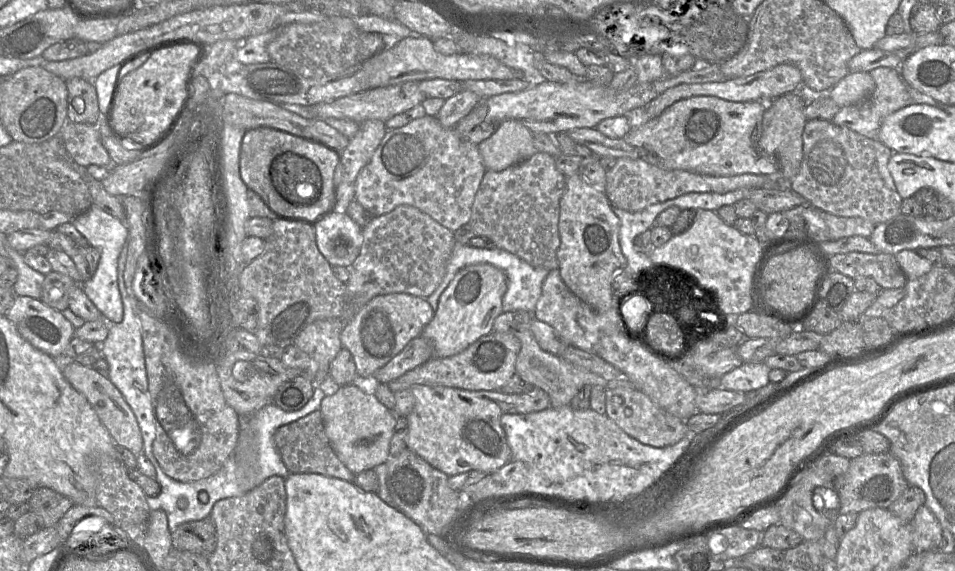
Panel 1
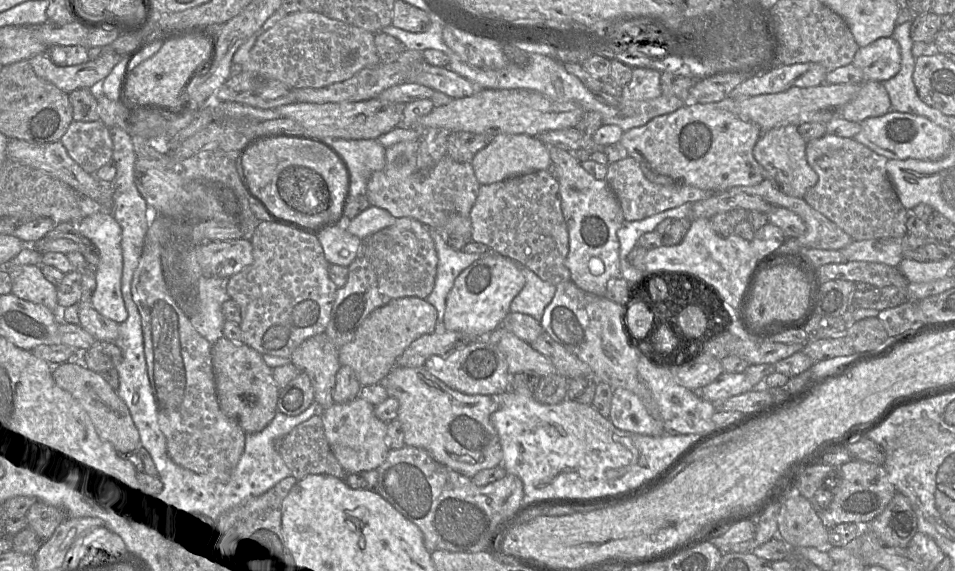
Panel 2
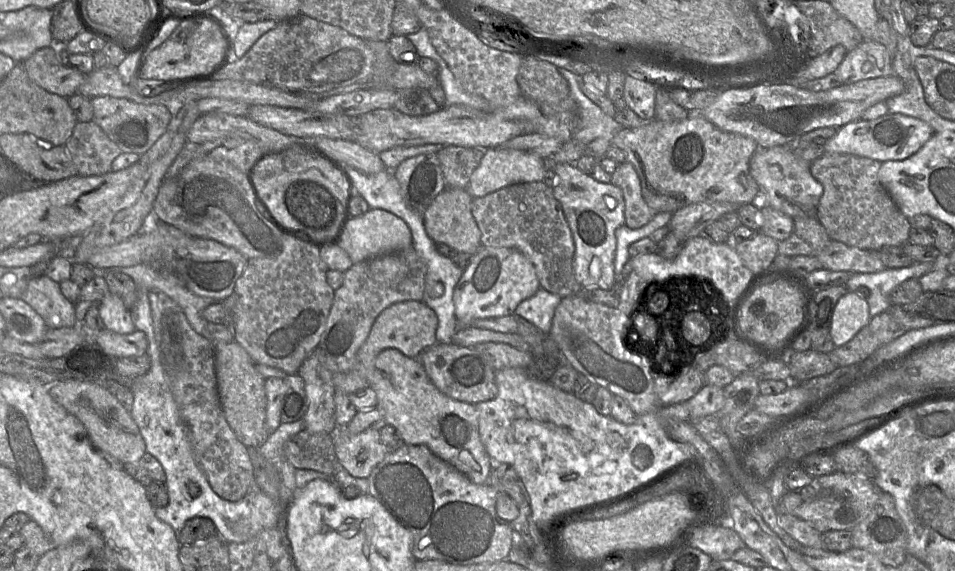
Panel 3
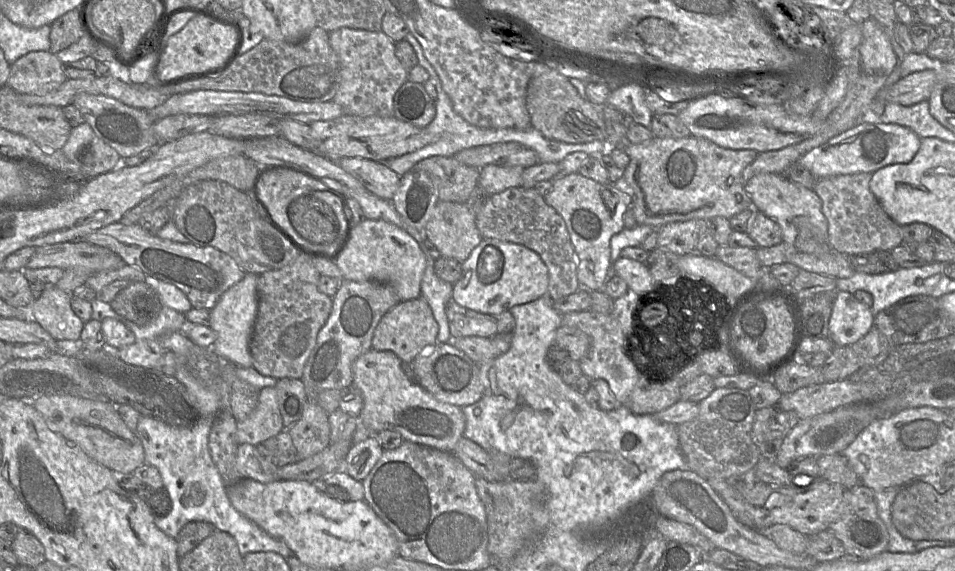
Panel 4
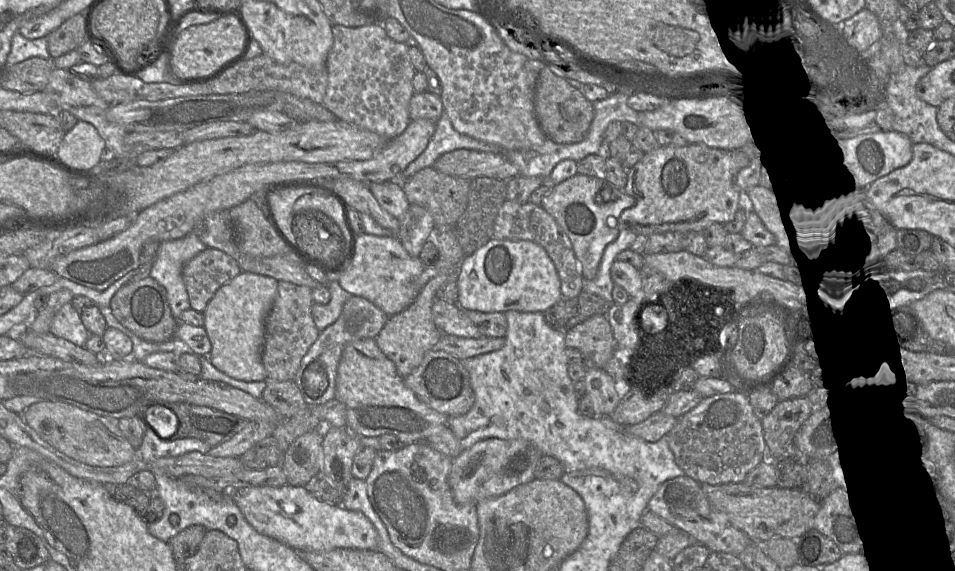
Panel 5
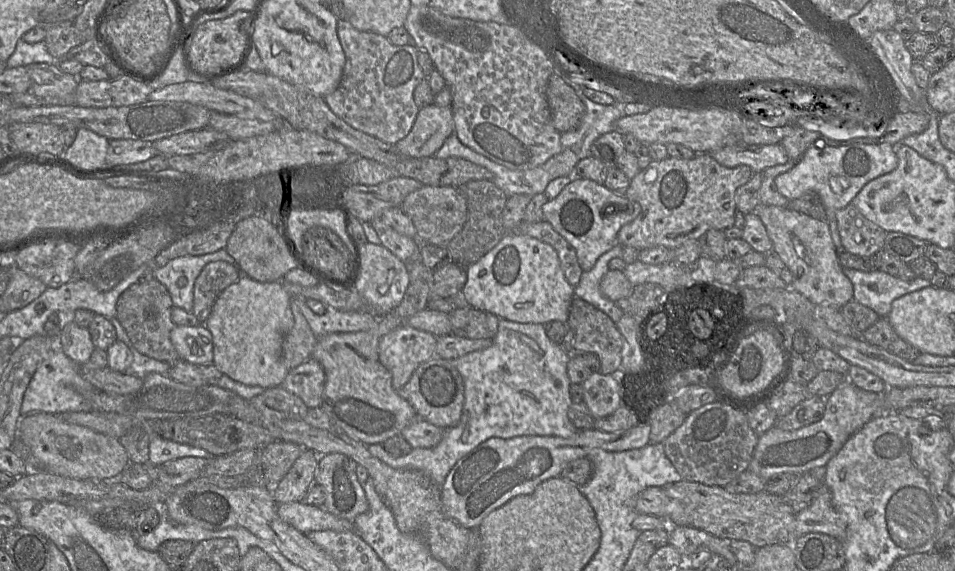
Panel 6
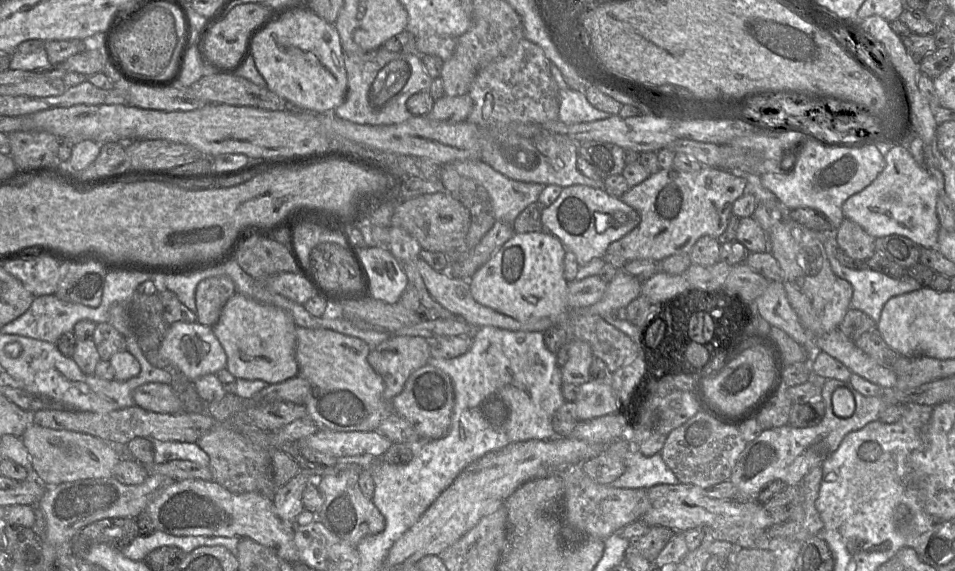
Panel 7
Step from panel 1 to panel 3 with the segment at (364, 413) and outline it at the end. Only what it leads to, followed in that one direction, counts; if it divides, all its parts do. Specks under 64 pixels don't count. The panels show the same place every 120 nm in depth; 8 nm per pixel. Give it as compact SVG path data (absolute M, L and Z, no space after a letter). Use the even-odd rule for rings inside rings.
M337 427L330 433L340 465L352 476L368 478L387 455L379 430L365 430L358 434L346 433L346 427Z

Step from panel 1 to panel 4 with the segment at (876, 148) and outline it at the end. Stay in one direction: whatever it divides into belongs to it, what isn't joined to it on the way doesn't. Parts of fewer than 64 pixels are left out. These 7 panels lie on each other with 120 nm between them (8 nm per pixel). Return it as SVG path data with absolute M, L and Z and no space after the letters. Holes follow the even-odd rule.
M873 173L838 175L817 179L813 190L822 201L822 212L828 222L829 243L845 255L858 255L872 251L891 251L902 244L901 226L883 210L870 190Z

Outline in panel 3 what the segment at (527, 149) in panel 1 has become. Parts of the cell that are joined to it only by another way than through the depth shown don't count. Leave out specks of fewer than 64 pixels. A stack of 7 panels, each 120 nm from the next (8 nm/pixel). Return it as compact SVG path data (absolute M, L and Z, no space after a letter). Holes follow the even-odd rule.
M504 146L490 147L473 171L466 190L473 198L483 197L510 185L543 181L546 173L547 161L533 153Z

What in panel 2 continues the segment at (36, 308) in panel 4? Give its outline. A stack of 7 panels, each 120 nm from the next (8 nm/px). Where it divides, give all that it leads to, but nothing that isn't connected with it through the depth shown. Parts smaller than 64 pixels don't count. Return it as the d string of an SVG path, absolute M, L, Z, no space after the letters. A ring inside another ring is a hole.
M7 263L7 272L12 281L11 294L16 297L45 306L51 310L58 323L63 322L63 310L57 302L57 289L42 274L40 266L12 265Z

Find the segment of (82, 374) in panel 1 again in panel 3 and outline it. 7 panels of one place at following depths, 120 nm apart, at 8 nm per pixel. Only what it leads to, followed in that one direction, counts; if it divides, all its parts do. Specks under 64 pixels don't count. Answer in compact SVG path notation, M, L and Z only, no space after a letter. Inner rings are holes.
M65 380L50 383L49 393L54 401L81 421L96 448L120 463L138 462L146 452L145 442L132 416L107 388L90 382Z

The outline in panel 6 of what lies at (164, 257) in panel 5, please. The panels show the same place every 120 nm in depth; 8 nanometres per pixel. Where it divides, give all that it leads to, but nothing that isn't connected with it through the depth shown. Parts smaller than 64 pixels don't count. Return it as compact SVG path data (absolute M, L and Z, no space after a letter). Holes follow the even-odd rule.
M220 249L204 255L185 255L174 258L166 265L155 269L153 275L167 288L173 306L190 312L193 311L194 284L197 277L208 263L218 260L237 266L240 275L245 274L226 249Z

